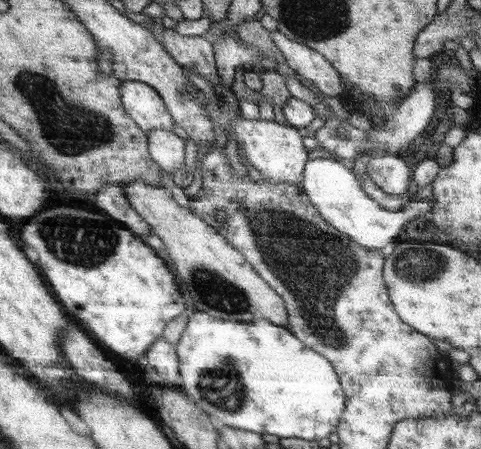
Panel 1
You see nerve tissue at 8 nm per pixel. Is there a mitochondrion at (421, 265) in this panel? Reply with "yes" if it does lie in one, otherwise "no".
yes

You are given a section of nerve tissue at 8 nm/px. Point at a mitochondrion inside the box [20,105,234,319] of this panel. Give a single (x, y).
(84, 246)

